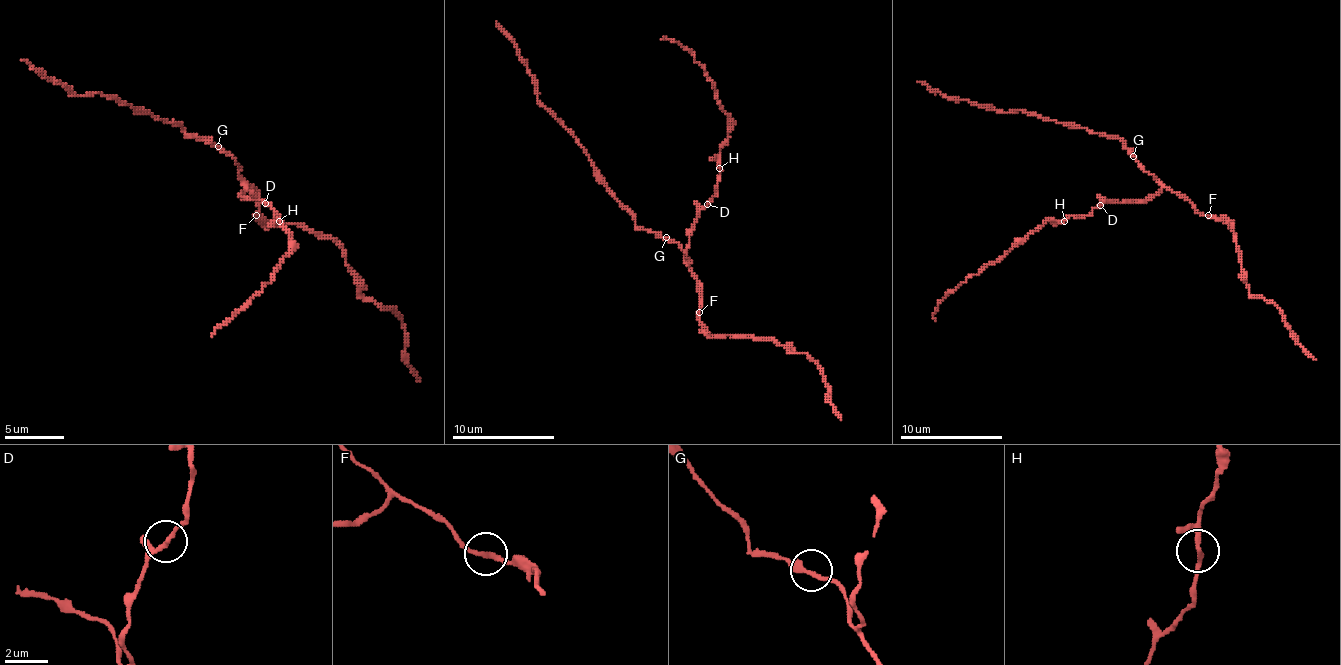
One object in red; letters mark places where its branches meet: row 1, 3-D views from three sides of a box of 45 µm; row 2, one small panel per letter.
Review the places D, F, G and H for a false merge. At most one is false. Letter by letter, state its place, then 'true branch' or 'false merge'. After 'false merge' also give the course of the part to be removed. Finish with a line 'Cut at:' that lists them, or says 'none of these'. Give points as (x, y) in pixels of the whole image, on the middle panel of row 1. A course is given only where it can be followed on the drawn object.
D: (707, 204) | true branch
F: (699, 312) | true branch
G: (666, 237) | true branch
H: (719, 168) | true branch
Cut at: none of these

